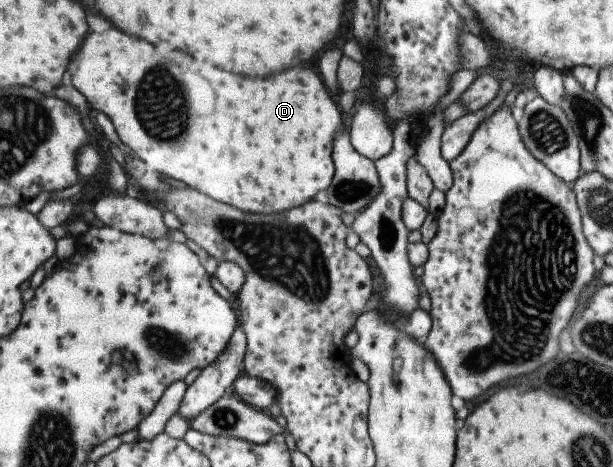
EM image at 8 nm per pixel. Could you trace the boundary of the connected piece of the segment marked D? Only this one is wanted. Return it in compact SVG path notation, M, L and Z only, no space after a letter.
M109 28L103 34L89 34L87 40L83 40L79 52L71 58L71 64L67 66L67 74L73 80L71 82L73 88L85 97L87 104L89 104L88 107L99 111L99 113L102 112L109 118L117 138L131 150L132 155L143 160L146 168L153 168L155 172L159 172L159 175L163 174L171 180L183 182L185 186L197 190L200 194L205 194L216 202L227 204L242 212L273 215L297 208L297 206L313 200L317 193L327 190L331 184L331 178L335 174L335 166L331 162L331 148L337 126L341 122L342 112L337 110L333 100L327 96L319 76L311 68L295 66L285 72L275 72L273 76L265 76L261 80L259 78L243 78L243 76L235 76L231 72L221 72L215 66L209 66L209 64L195 60L195 58L191 58L183 52L177 52L177 50L169 52L169 54L167 52L157 54L157 50L151 44L147 44L145 40L127 36L127 34L119 32L117 28Z

